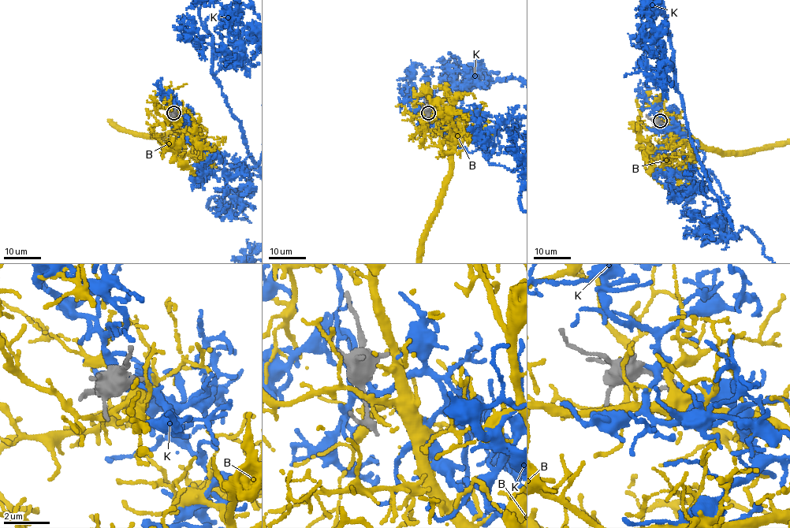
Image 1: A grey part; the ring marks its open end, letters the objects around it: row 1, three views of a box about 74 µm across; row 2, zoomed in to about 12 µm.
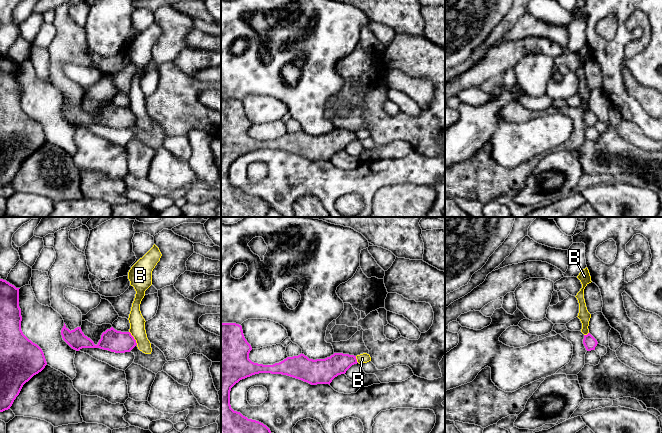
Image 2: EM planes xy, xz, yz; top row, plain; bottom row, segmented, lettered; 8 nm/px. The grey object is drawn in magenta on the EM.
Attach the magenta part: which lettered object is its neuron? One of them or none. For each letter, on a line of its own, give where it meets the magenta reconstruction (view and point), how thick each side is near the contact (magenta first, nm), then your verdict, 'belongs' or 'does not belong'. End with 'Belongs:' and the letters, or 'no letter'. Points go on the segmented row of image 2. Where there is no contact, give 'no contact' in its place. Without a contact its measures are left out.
B: meets magenta in xy at (133, 338); 180 nm thick on the magenta side, 130 nm on the other; does not belong
K: no contact; belongs
Belongs: K

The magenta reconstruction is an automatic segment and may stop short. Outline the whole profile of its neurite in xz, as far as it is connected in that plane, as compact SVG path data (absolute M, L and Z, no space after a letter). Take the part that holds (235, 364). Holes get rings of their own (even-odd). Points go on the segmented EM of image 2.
M221 323L221 433L271 433L263 423L248 419L240 412L234 411L230 405L231 388L240 380L259 373L271 373L287 375L311 385L329 384L338 375L345 374L354 364L357 364L356 356L334 353L325 359L309 359L304 354L287 357L273 365L254 363L249 359L251 345L244 337L242 326L236 323Z

